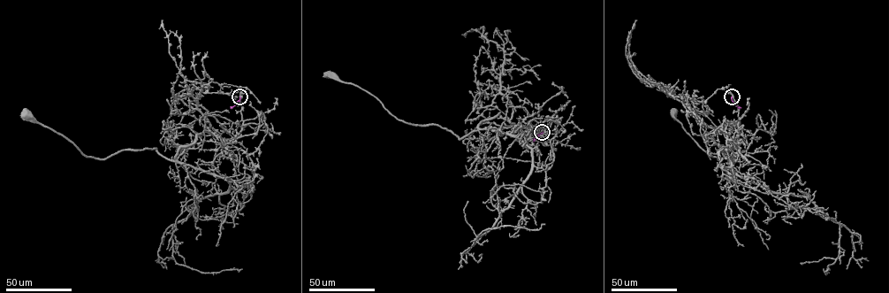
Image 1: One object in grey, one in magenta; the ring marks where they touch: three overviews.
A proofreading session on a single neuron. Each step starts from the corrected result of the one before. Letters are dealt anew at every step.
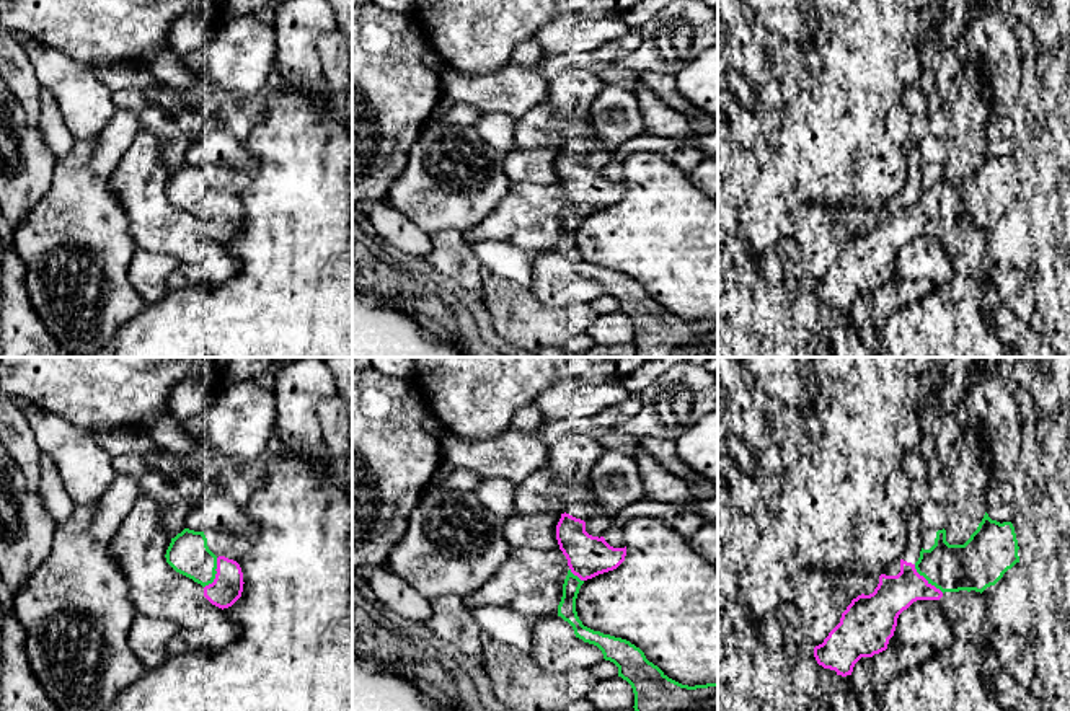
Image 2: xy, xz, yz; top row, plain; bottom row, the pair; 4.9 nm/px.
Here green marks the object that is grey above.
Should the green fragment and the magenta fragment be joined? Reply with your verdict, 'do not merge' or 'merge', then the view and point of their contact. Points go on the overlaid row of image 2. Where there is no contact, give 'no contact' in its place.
merge | yz (927, 579)

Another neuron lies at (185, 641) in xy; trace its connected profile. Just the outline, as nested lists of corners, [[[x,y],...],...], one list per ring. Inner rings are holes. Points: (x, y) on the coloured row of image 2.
[[[179,629],[168,644],[168,656],[181,656],[204,649],[202,636],[192,629]]]

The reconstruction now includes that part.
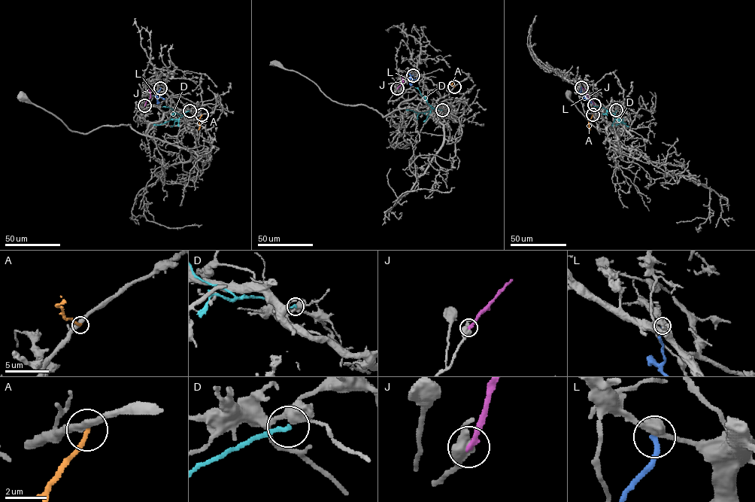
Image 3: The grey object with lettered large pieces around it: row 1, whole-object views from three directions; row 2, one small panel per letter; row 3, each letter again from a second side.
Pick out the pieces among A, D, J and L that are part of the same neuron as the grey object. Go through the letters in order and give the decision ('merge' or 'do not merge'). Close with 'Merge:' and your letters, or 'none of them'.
A: do not merge
D: do not merge
J: do not merge
L: do not merge
Merge: none of them

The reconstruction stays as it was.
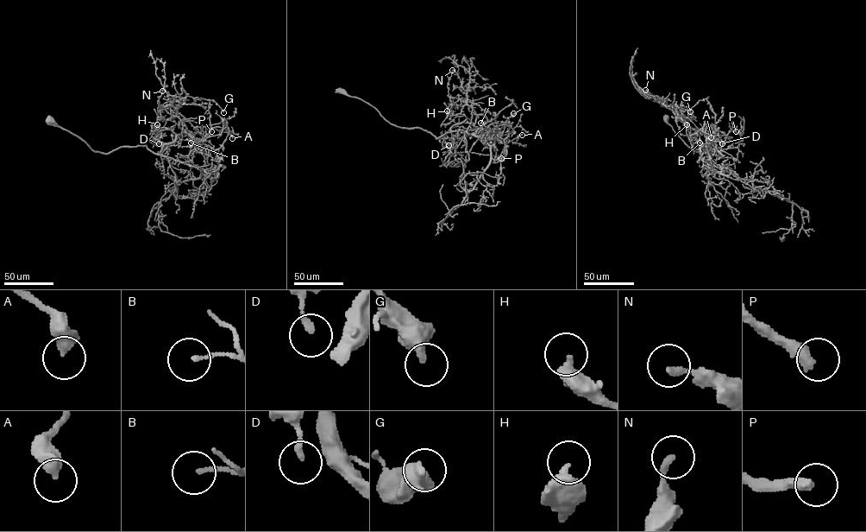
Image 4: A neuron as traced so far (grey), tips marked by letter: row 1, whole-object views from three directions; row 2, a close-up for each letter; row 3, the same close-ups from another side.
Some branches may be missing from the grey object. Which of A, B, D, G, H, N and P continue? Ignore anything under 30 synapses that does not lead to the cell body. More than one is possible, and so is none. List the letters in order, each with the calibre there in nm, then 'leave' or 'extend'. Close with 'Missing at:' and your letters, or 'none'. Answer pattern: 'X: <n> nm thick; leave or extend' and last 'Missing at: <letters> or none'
A: 460 nm thick; leave
B: 120 nm thick; leave
D: 200 nm thick; leave
G: 480 nm thick; leave
H: 500 nm thick; leave
N: 200 nm thick; leave
P: 400 nm thick; extend
Missing at: P

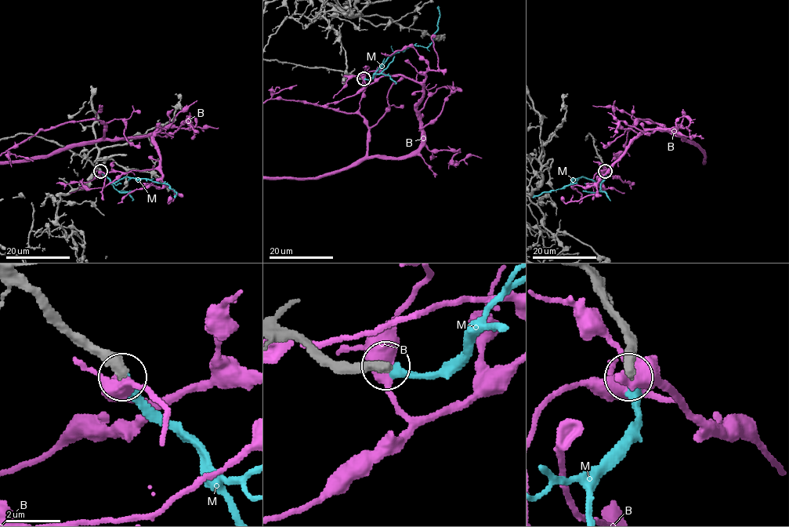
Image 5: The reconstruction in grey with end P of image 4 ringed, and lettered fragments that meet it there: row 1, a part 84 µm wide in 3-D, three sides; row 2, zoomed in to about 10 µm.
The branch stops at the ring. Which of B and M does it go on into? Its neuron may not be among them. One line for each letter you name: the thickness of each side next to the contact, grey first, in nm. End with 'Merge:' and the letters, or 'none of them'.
M: 440 nm thick on the grey side, 360 nm on the other
Merge: M

